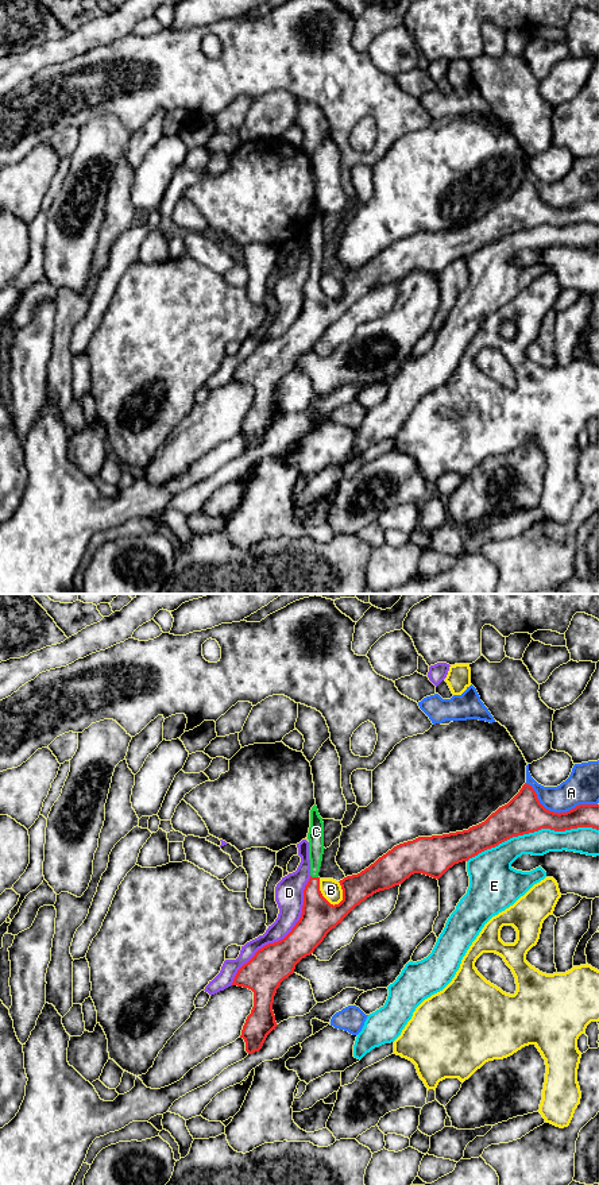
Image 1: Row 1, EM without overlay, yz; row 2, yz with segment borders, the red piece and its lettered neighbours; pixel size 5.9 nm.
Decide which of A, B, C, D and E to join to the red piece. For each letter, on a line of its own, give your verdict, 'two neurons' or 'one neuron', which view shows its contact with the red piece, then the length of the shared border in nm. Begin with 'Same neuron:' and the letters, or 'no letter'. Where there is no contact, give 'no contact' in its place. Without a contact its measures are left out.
Same neuron: C
A: two neurons; contact in yz; length 460 nm
B: two neurons; contact in yz; length 200 nm
C: one neuron; contact in yz; length 50 nm
D: two neurons; contact in yz; length 800 nm
E: two neurons; contact in yz; length 800 nm

